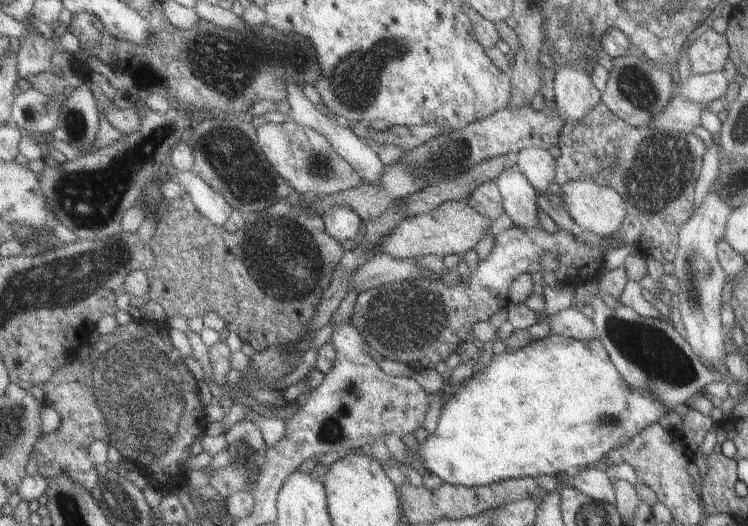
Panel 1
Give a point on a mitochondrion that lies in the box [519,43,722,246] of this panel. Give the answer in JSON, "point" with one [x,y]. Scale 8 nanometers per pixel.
{"point":[676,160]}

